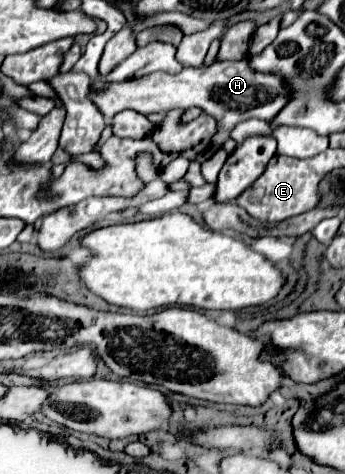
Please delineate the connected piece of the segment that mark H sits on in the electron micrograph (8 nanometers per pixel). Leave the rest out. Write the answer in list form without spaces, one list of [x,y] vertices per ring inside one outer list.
[[[215,61],[211,67],[185,67],[177,75],[167,73],[151,73],[141,79],[131,79],[123,83],[99,83],[99,91],[91,93],[91,99],[105,115],[105,119],[113,119],[117,113],[125,109],[133,109],[141,115],[147,113],[165,113],[169,109],[189,109],[201,107],[205,113],[213,115],[219,121],[219,133],[215,135],[215,147],[221,147],[225,139],[229,139],[229,131],[245,119],[257,117],[267,123],[273,121],[275,113],[283,109],[287,103],[287,81],[279,77],[279,73],[259,73],[249,67],[249,63],[241,61]]]

